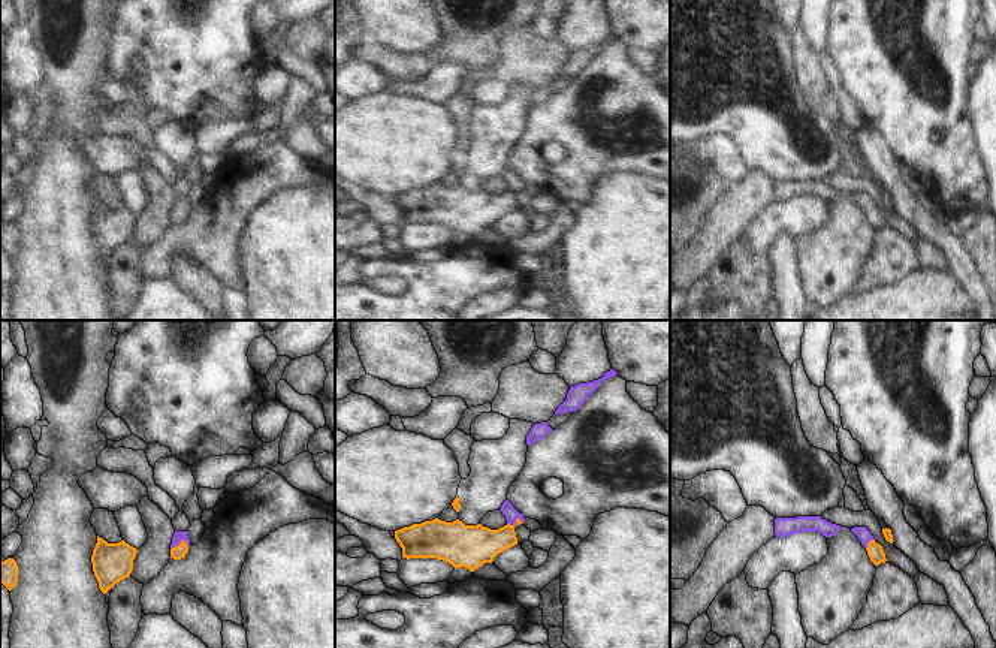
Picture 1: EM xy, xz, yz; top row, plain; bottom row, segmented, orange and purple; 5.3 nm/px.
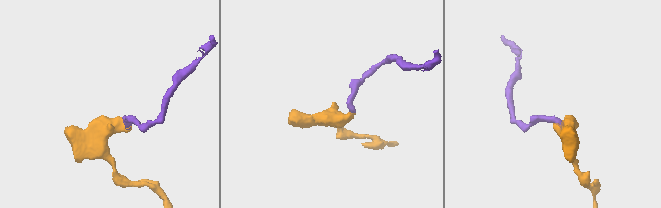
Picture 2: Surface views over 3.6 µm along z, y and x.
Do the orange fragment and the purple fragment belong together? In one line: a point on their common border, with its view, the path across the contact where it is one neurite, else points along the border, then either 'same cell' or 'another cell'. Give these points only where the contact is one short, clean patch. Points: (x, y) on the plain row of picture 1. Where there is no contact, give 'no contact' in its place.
meets orange in xy at (180, 208); runs through xy (180, 216), (180, 208), (178, 201); same cell

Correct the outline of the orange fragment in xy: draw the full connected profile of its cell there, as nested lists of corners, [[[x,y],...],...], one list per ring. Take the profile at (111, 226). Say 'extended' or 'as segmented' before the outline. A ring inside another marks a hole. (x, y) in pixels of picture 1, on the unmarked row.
as segmented | [[[97,201],[91,227],[99,253],[103,259],[114,253],[117,247],[130,241],[136,217],[138,214],[124,205],[108,208]]]

